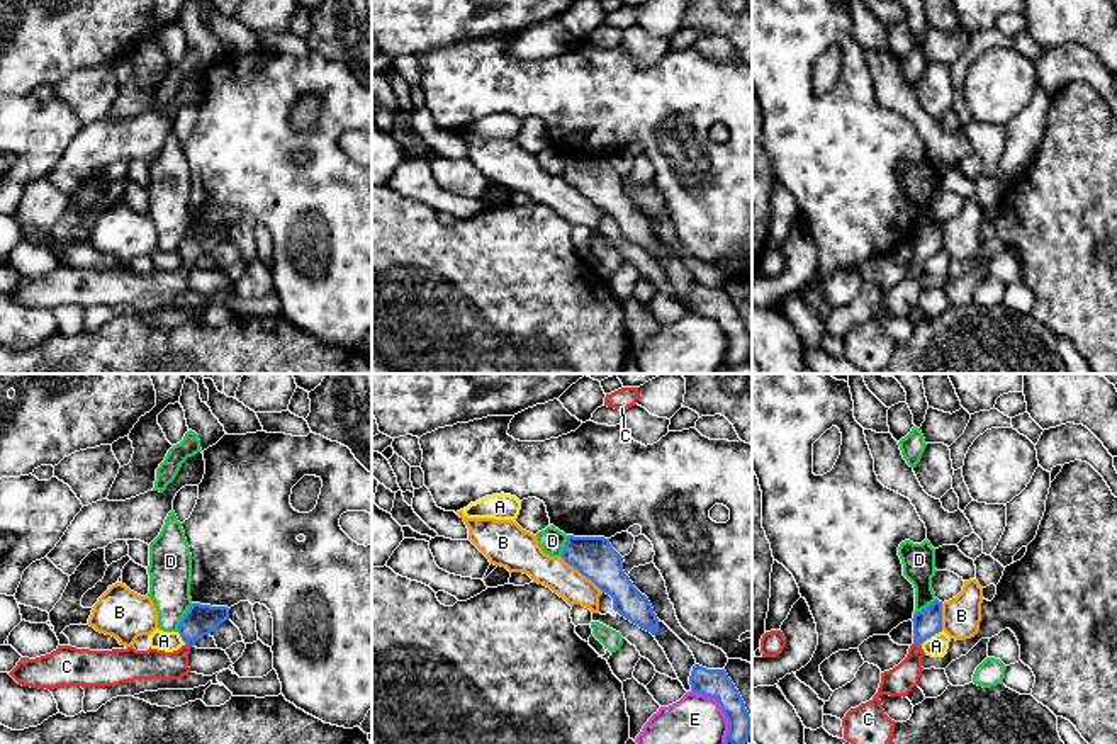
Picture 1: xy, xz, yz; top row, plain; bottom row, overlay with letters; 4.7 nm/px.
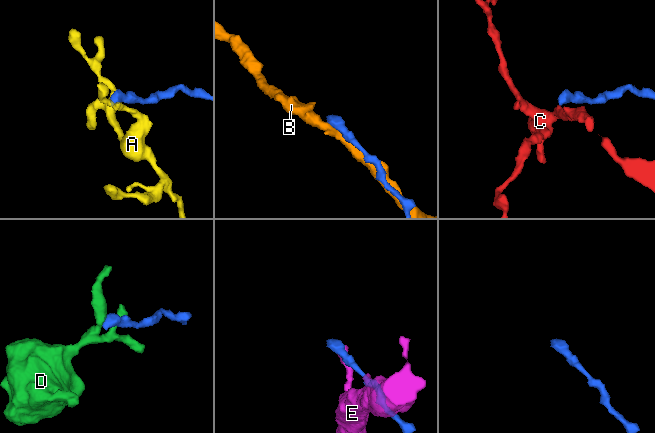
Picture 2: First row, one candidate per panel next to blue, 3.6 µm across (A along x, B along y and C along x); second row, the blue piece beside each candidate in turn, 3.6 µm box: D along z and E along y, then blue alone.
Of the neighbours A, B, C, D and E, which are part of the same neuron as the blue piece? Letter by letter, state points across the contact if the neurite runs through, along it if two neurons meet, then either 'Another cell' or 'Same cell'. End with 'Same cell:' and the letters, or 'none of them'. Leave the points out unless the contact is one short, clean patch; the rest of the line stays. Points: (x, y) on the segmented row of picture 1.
A: Boundary: yz (942, 631), (920, 644). Another cell
B: Another cell
C: Path across: yz (927, 622), (917, 644), (914, 661), (898, 682). Same cell
D: Boundary: xy (192, 603), (175, 631). Another cell
E: Another cell
Same cell: C

